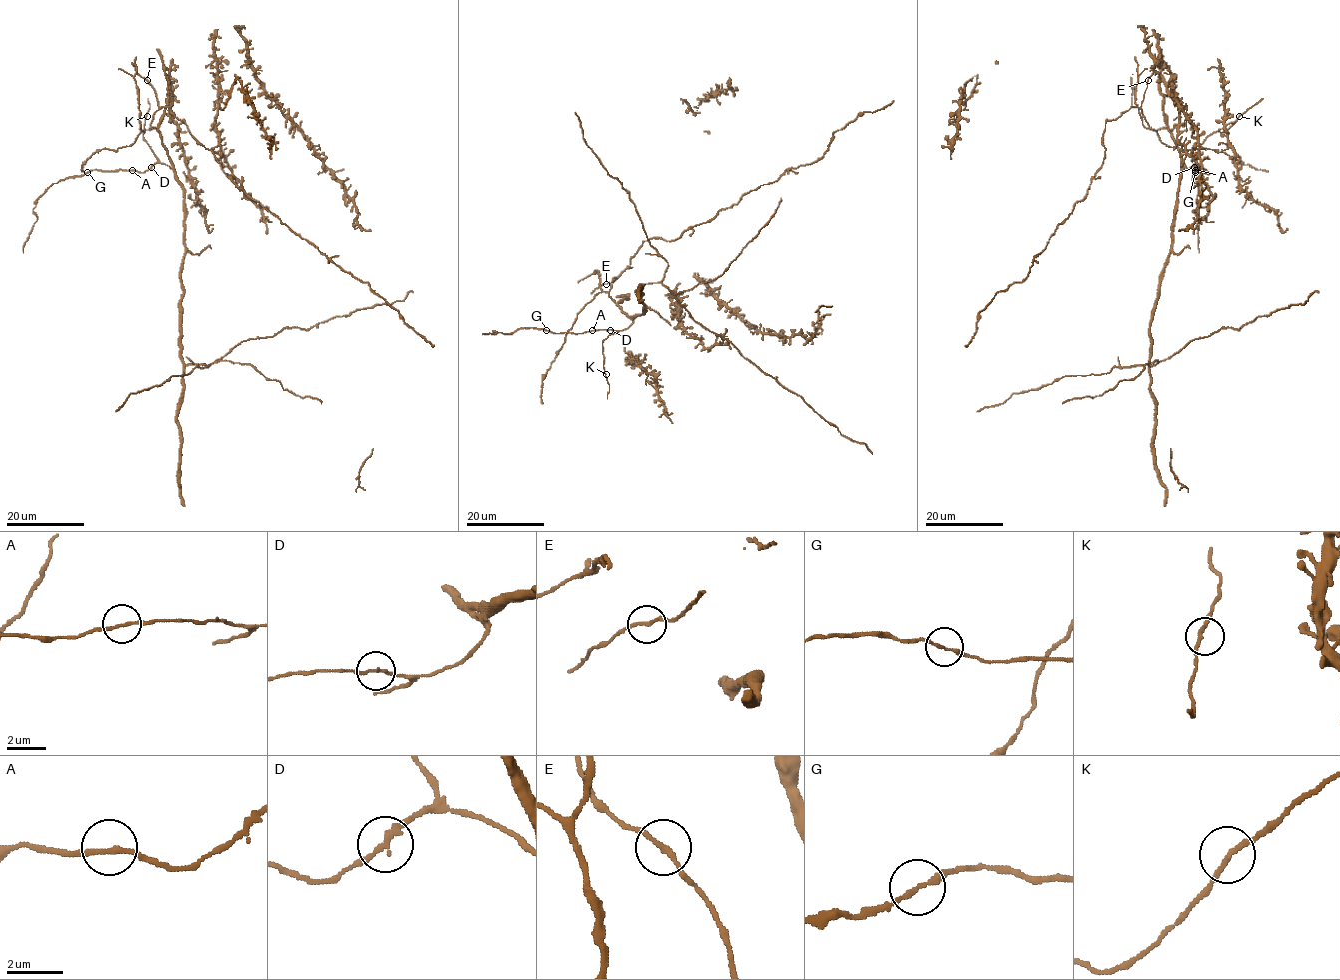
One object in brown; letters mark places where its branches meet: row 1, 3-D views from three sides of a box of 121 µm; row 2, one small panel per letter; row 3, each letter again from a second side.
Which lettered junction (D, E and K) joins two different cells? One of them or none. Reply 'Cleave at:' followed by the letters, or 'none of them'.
Cleave at: none of them

